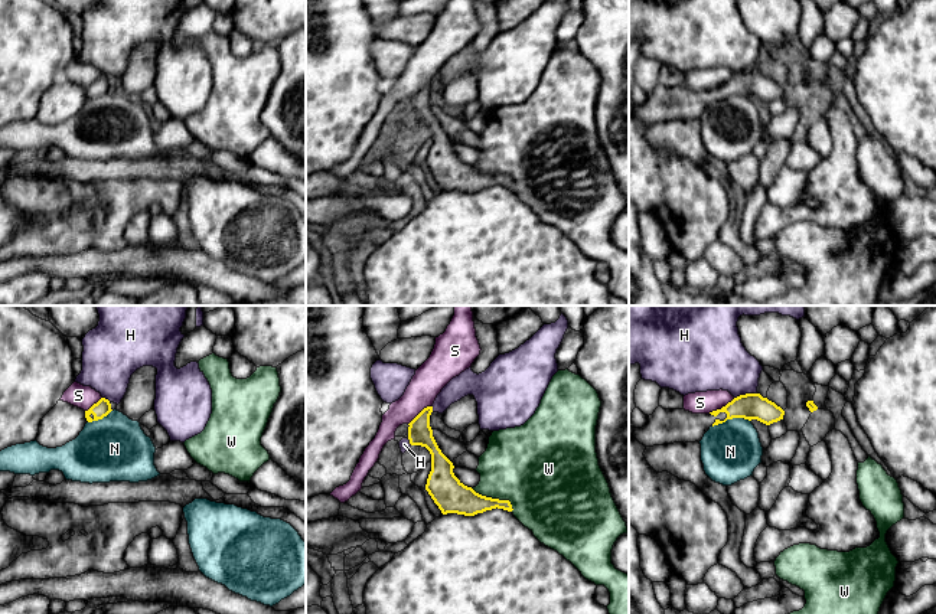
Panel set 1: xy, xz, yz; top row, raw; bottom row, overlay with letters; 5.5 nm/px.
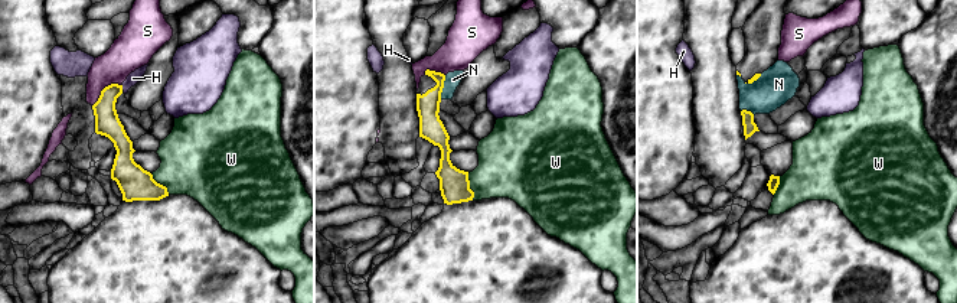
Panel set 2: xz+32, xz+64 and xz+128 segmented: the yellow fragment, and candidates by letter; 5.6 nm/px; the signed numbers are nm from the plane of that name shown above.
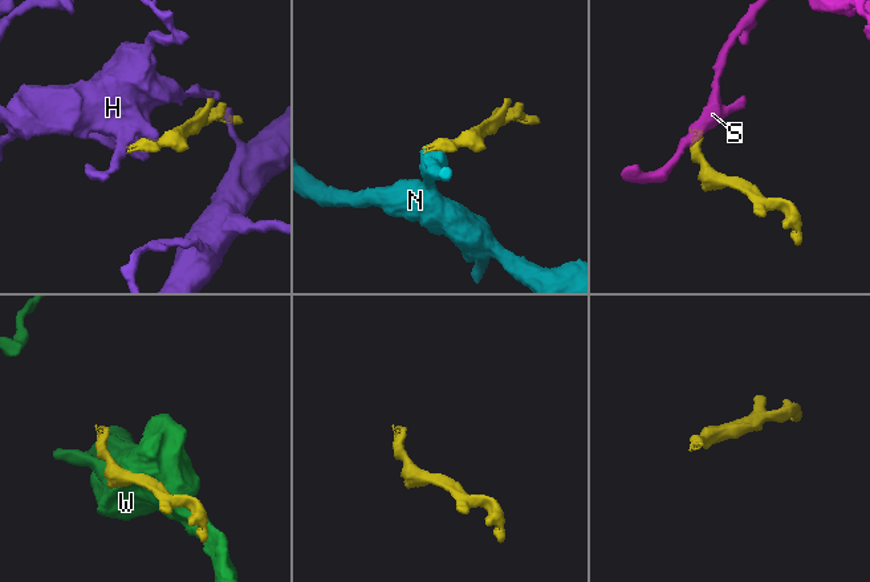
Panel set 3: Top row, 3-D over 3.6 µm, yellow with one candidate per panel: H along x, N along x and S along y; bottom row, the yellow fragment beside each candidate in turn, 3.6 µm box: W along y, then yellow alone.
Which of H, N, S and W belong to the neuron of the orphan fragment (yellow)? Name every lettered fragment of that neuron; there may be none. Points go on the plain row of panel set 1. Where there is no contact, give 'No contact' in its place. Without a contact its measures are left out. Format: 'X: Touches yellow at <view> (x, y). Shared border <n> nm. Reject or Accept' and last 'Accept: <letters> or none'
H: Touches yellow at yz (744, 72). Shared border 130 nm. Reject
N: Touches yellow at yz (730, 95). Shared border 220 nm. Reject
S: Touches yellow at yz (723, 84). Shared border 170 nm. Reject
W: Touches yellow at xz (495, 176). Shared border 260 nm. Reject
Accept: none

